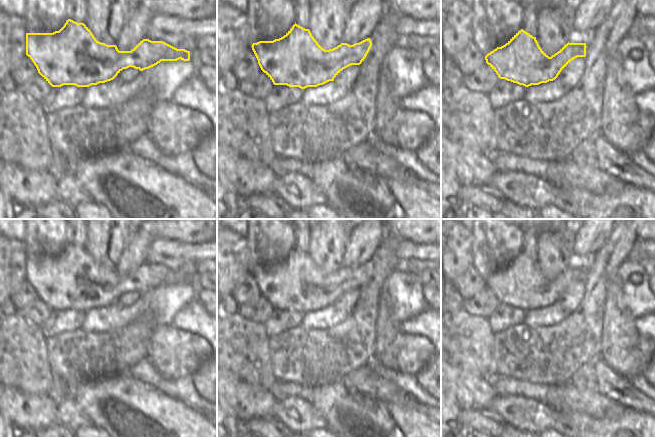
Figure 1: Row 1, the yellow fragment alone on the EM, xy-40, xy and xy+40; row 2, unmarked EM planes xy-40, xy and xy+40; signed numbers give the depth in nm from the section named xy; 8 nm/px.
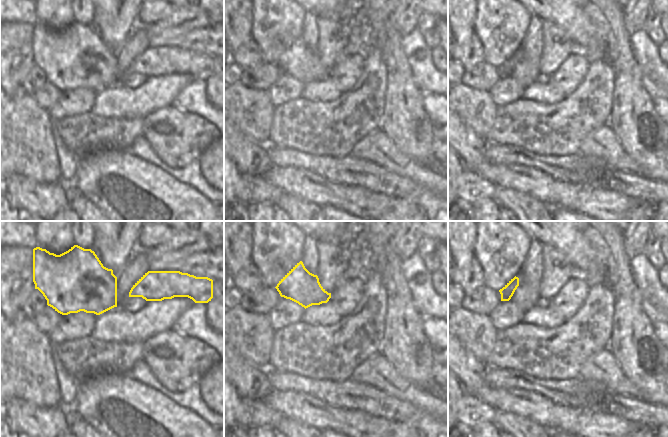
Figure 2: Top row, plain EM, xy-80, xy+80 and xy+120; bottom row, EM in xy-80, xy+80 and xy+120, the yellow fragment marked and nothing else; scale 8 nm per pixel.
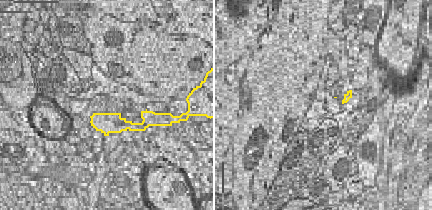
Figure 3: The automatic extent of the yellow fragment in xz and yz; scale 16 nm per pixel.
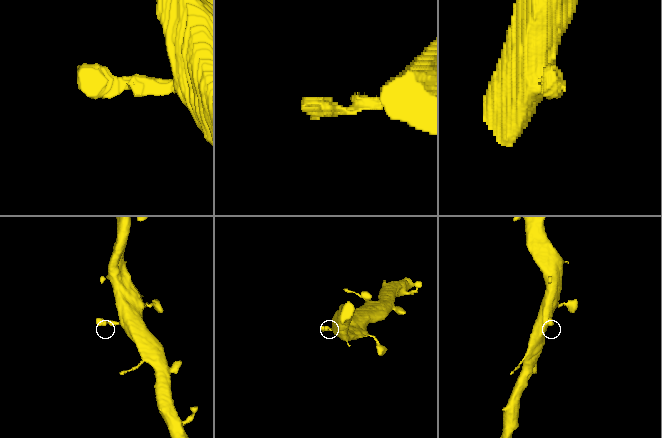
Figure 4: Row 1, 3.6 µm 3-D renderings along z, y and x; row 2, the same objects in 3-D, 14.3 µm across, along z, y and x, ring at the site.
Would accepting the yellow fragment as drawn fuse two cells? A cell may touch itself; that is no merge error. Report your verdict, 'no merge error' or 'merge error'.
no merge error

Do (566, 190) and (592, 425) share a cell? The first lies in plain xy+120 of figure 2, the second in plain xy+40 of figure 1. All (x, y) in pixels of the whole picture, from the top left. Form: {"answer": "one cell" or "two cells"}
{"answer": "two cells"}

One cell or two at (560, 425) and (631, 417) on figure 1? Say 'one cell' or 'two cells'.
two cells

